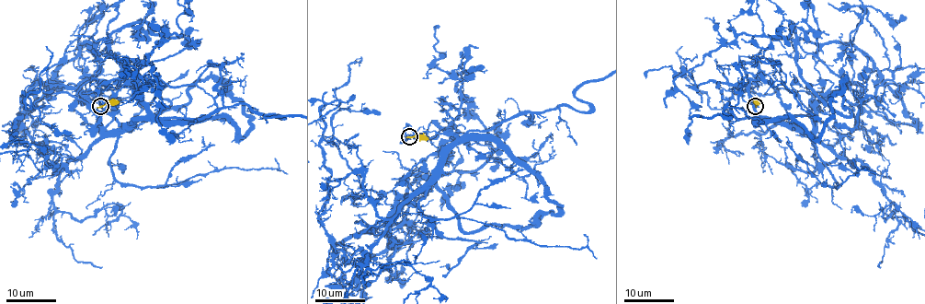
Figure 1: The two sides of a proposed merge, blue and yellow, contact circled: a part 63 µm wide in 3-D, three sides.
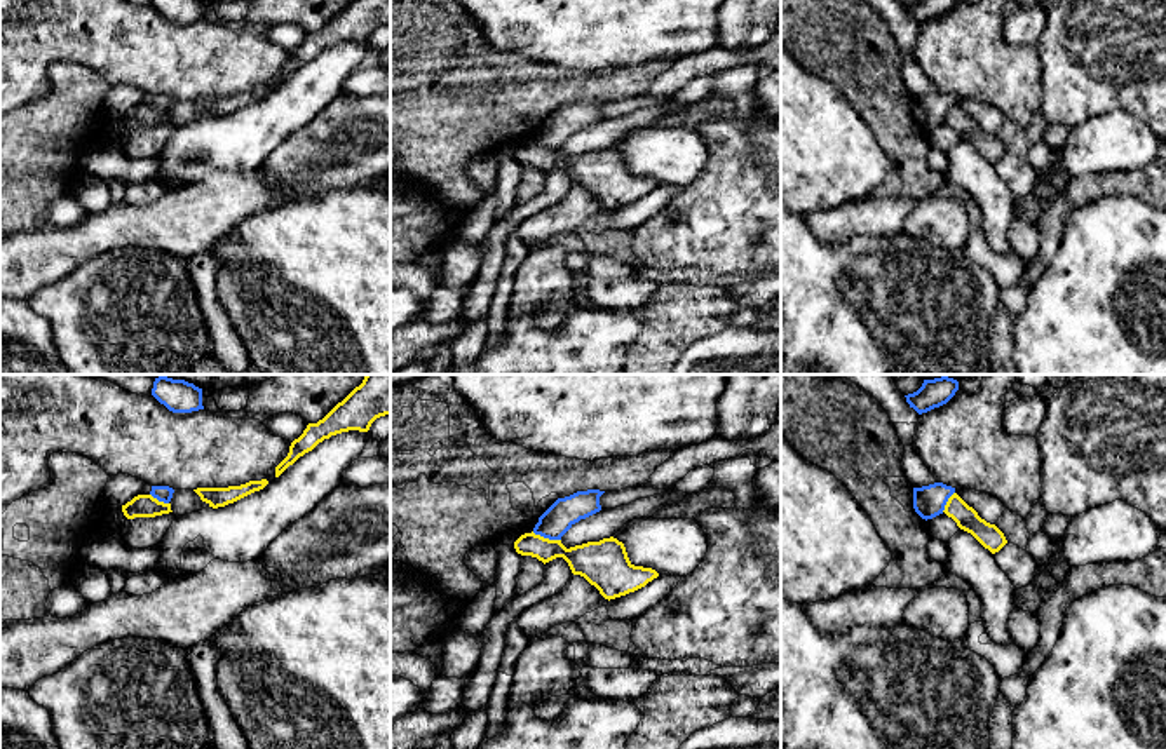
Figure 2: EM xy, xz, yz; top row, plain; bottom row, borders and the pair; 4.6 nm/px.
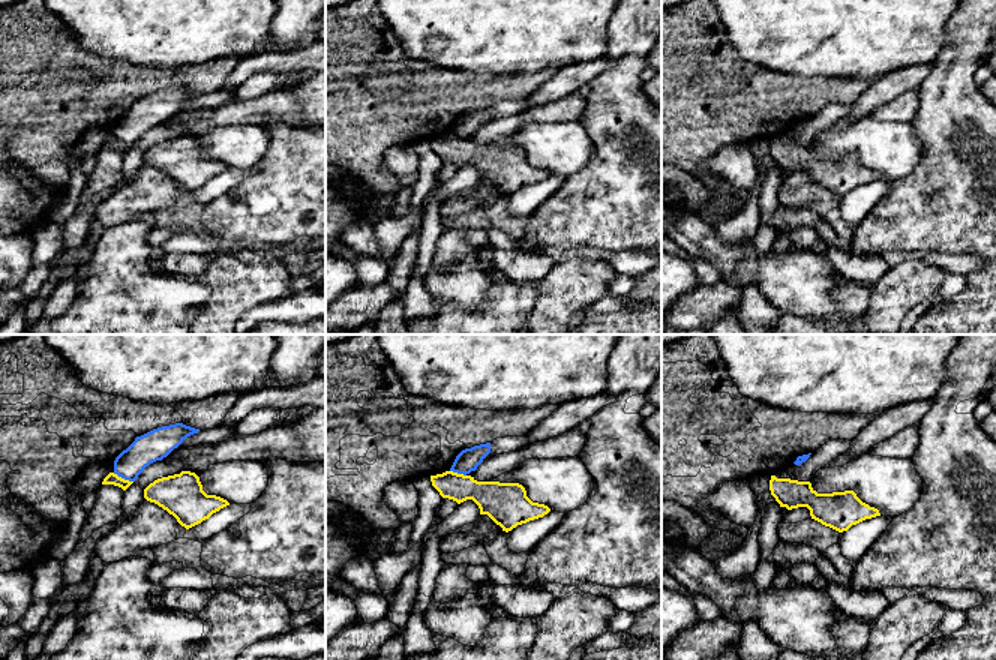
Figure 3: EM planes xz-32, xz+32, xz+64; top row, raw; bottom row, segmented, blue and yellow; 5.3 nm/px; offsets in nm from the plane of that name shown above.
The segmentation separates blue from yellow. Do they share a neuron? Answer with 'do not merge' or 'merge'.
do not merge

